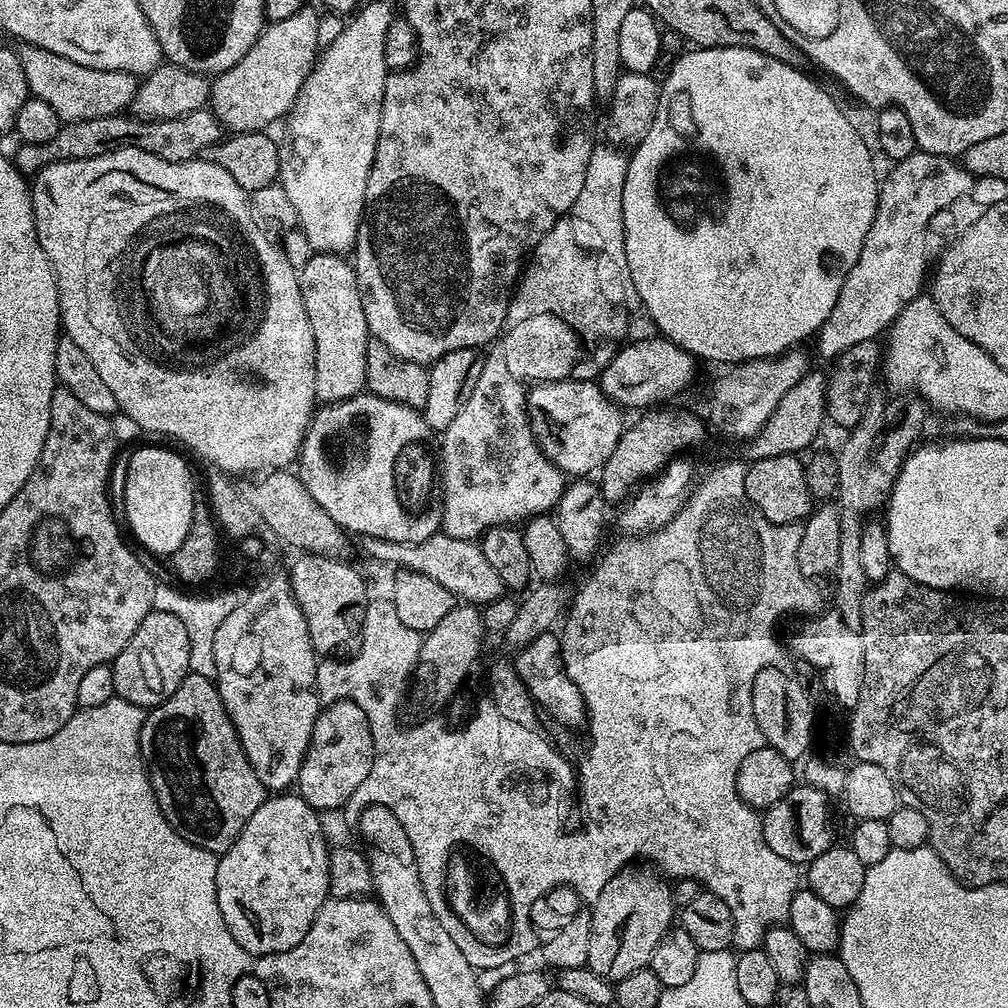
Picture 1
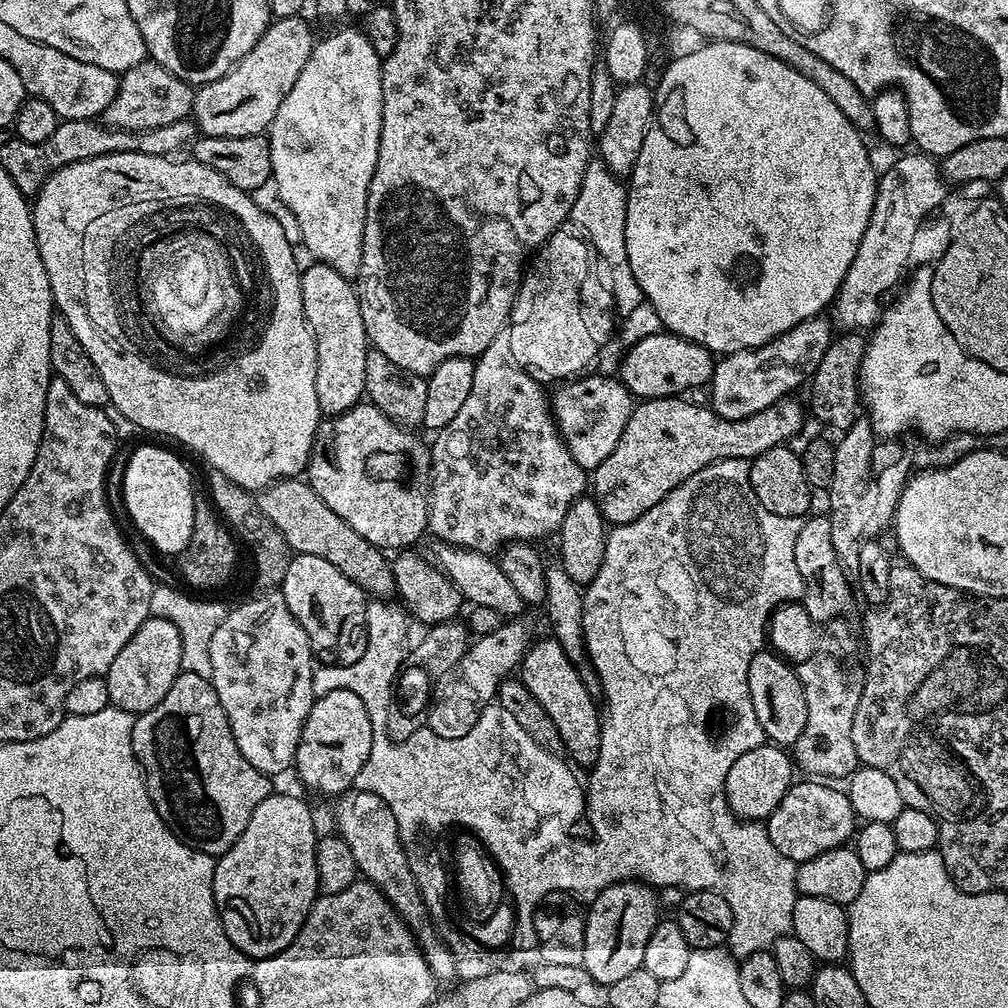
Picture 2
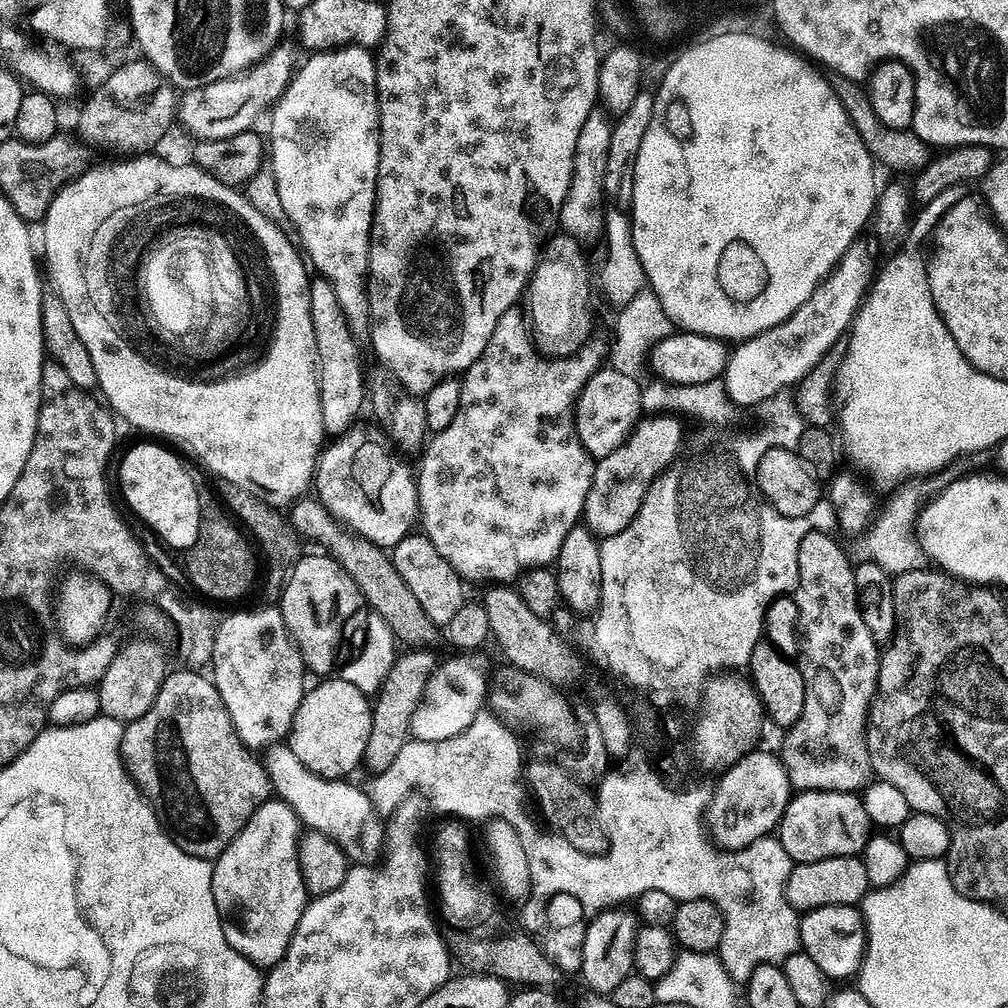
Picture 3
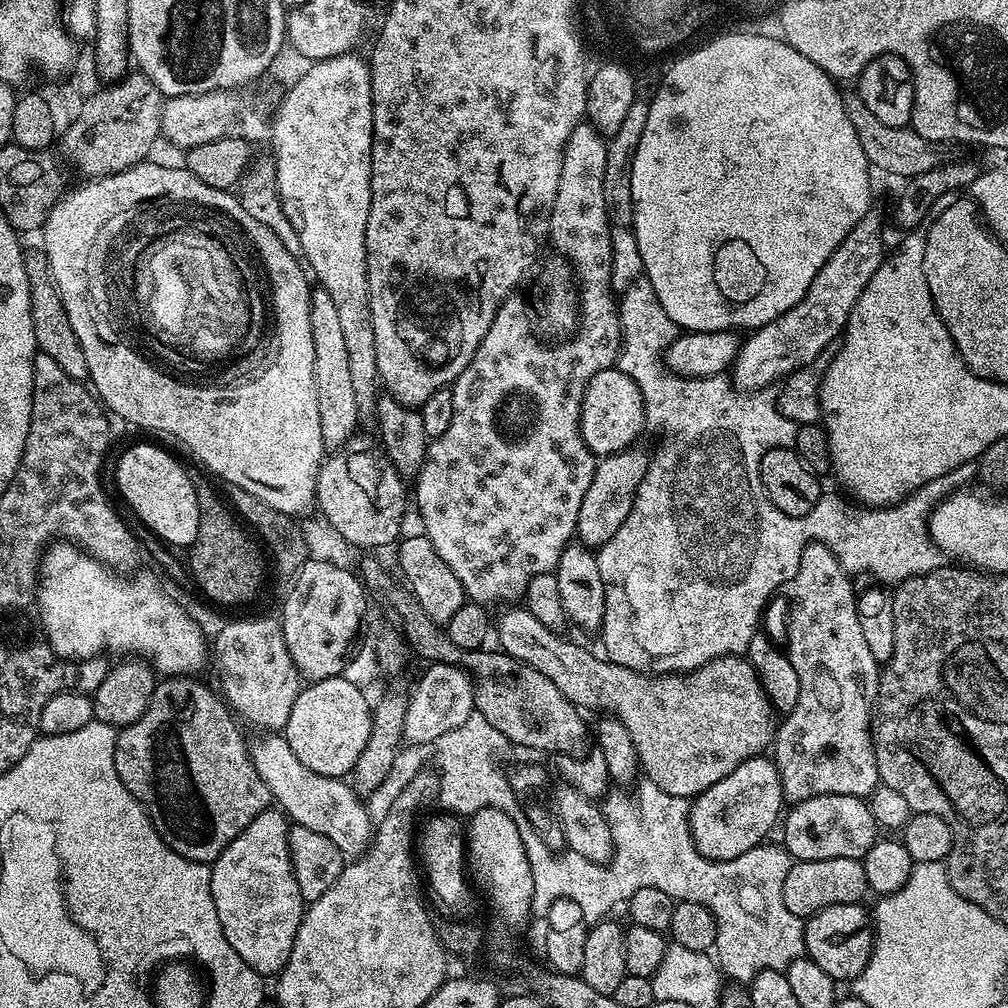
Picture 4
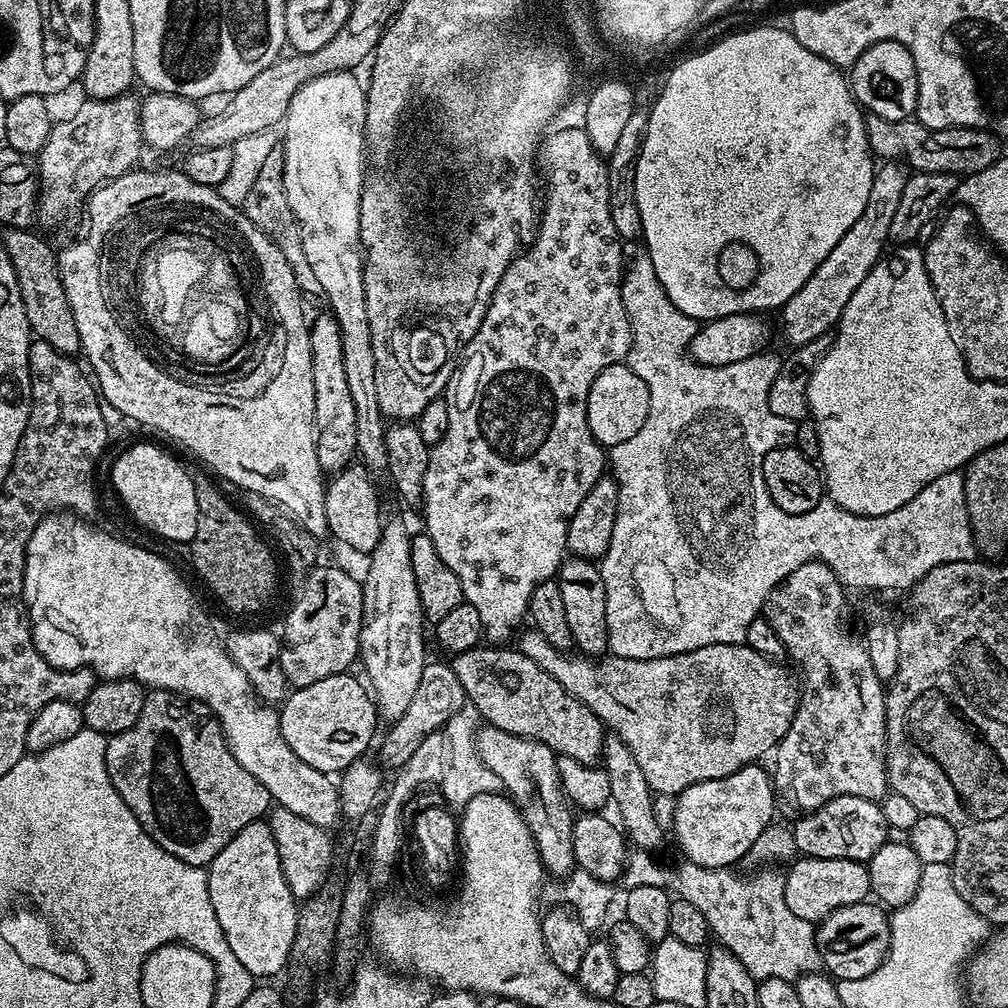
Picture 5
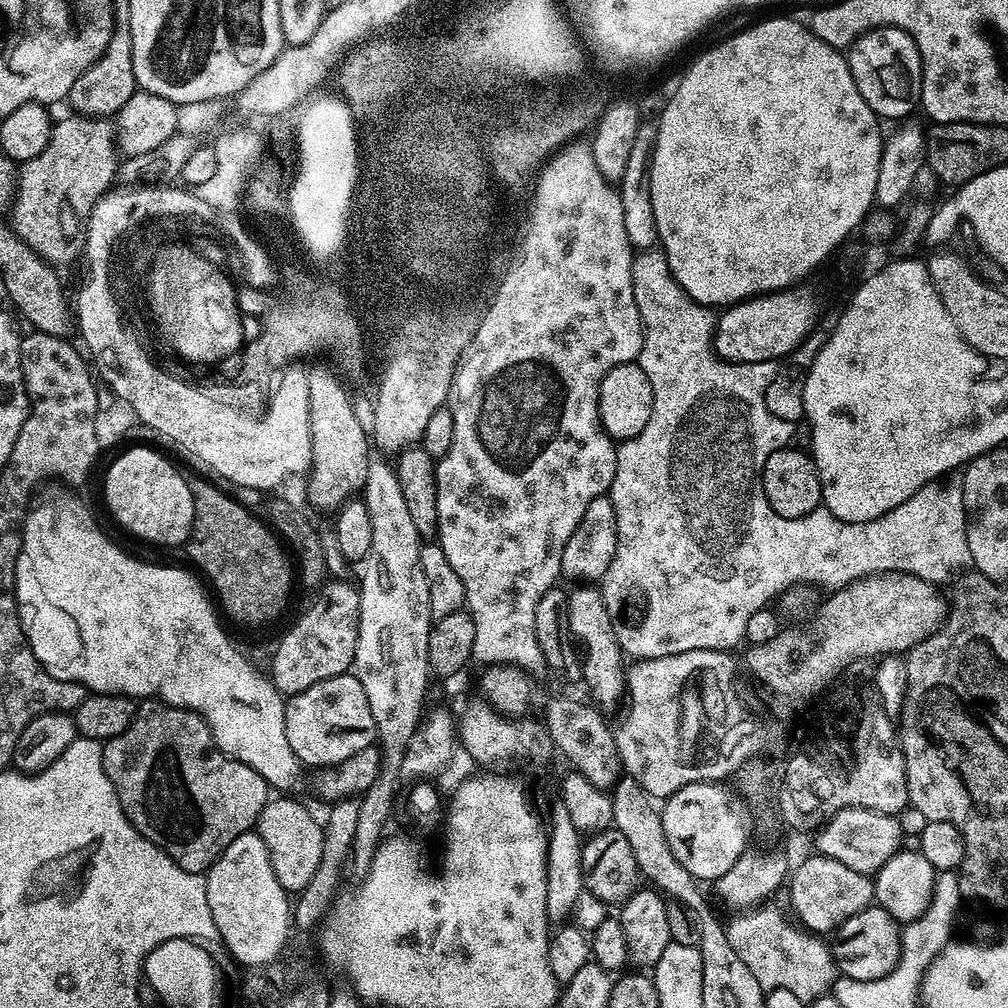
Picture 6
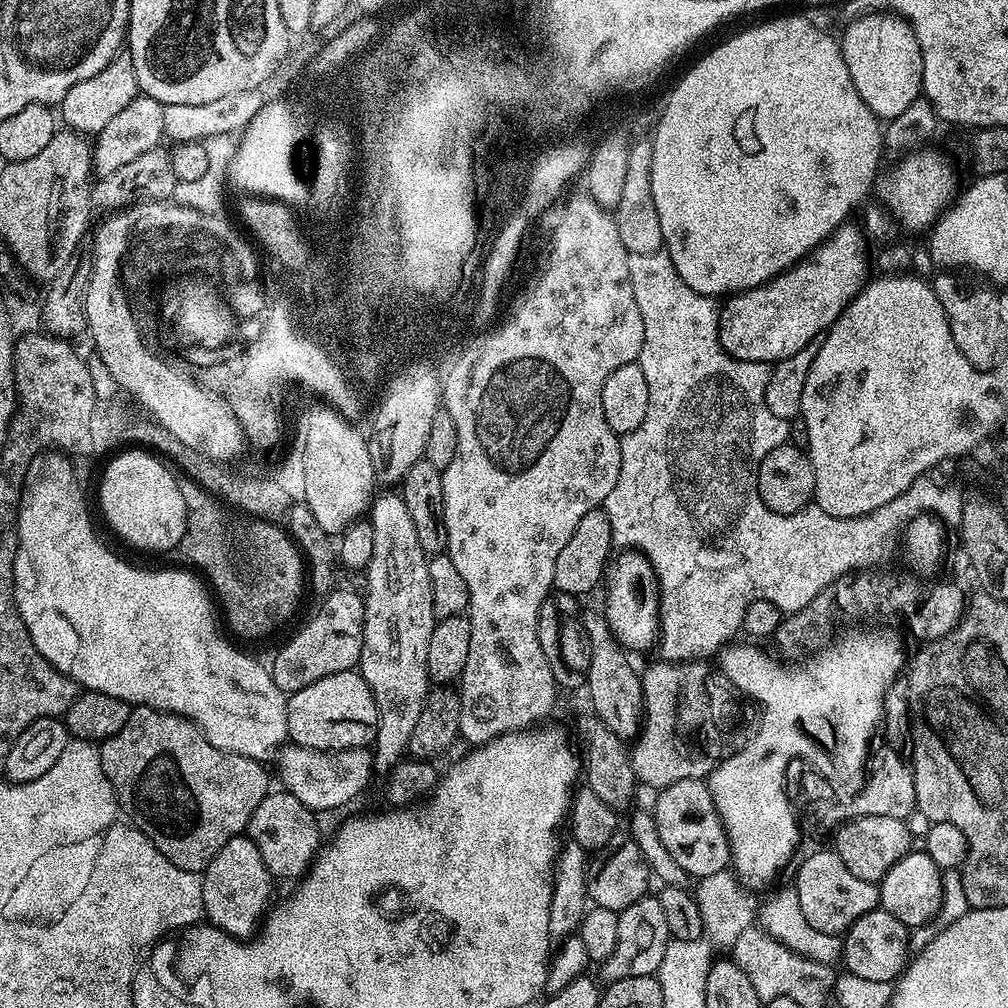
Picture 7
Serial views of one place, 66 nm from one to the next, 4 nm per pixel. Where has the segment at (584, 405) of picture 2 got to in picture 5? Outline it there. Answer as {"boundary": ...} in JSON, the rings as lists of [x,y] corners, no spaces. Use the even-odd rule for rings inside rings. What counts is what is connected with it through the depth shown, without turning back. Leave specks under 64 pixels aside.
{"boundary":[[[621,362],[614,366],[606,366],[598,378],[594,378],[594,386],[590,386],[590,394],[586,406],[586,418],[590,426],[590,434],[600,443],[601,448],[611,450],[622,442],[630,442],[642,426],[646,426],[646,418],[650,414],[650,390],[638,374]]]}

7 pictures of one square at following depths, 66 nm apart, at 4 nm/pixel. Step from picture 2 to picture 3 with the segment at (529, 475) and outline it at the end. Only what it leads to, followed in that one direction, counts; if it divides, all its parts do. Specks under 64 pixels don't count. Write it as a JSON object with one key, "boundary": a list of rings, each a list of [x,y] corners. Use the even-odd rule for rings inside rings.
{"boundary":[[[519,307],[506,310],[502,318],[498,318],[498,326],[494,326],[494,334],[490,334],[490,342],[486,350],[473,364],[463,373],[460,385],[462,386],[462,402],[458,406],[458,414],[454,414],[454,422],[446,426],[440,432],[435,433],[427,441],[423,449],[424,457],[418,464],[418,475],[416,478],[416,489],[420,491],[420,510],[418,513],[419,523],[424,523],[423,535],[434,542],[434,547],[450,566],[467,581],[488,580],[484,582],[512,582],[519,577],[521,572],[535,566],[548,566],[553,563],[562,550],[562,538],[583,517],[586,494],[590,490],[590,482],[594,478],[596,460],[582,446],[582,442],[576,433],[574,423],[574,405],[579,396],[582,386],[595,374],[596,369],[601,367],[600,352],[589,342],[579,352],[563,358],[545,358],[534,347],[530,339],[529,331],[526,329],[526,320]]]}

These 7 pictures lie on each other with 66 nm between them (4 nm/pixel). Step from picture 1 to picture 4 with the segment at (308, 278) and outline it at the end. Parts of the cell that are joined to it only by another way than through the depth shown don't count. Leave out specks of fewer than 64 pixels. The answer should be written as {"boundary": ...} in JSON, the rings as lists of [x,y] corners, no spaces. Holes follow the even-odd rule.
{"boundary":[[[317,287],[310,302],[310,334],[314,334],[314,382],[318,390],[318,422],[322,422],[322,438],[328,450],[340,450],[360,424],[358,398],[354,398],[354,381],[350,379],[350,354],[342,334],[342,325],[334,298],[325,288]]]}

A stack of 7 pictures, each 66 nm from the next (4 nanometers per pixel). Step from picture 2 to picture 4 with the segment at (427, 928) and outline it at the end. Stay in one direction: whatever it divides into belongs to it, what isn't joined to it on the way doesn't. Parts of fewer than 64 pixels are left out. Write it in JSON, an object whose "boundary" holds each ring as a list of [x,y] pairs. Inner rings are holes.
{"boundary":[[[264,734],[259,738],[261,740],[250,744],[254,770],[262,774],[262,782],[266,782],[279,811],[292,824],[301,824],[306,826],[306,830],[314,830],[314,834],[322,834],[322,838],[330,838],[345,858],[364,855],[372,842],[374,821],[368,813],[367,803],[356,795],[351,783],[335,776],[314,774],[314,770],[302,766],[302,762],[298,762],[298,754],[290,750],[283,735]]]}

